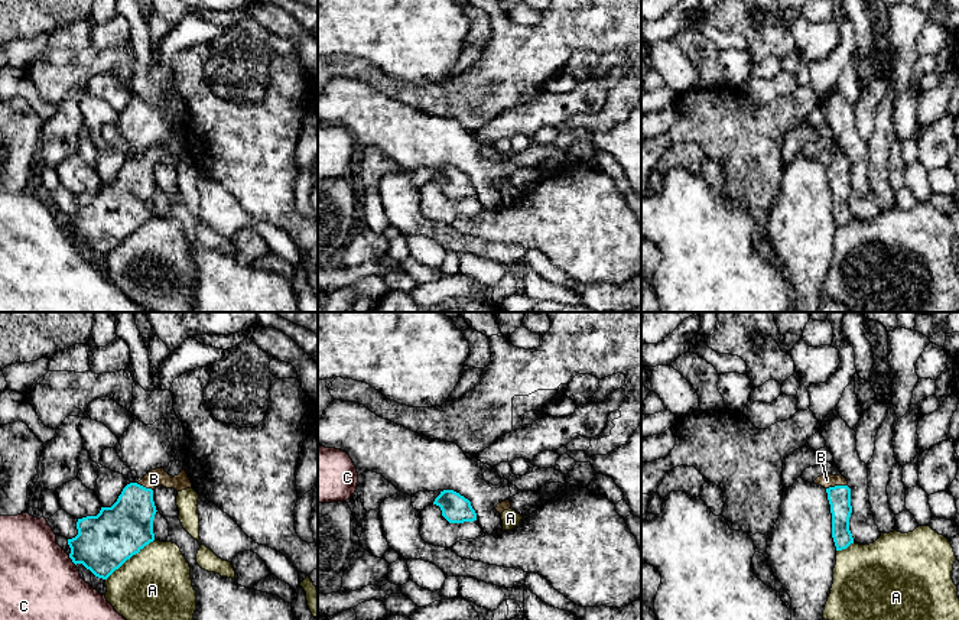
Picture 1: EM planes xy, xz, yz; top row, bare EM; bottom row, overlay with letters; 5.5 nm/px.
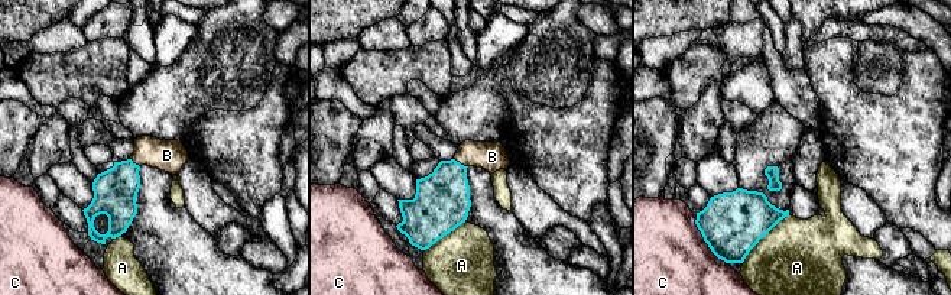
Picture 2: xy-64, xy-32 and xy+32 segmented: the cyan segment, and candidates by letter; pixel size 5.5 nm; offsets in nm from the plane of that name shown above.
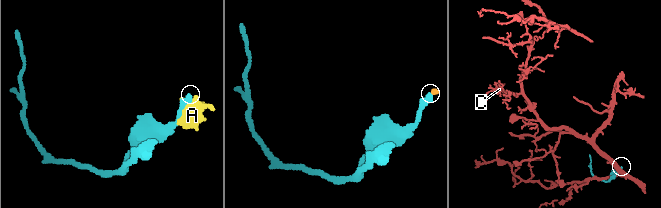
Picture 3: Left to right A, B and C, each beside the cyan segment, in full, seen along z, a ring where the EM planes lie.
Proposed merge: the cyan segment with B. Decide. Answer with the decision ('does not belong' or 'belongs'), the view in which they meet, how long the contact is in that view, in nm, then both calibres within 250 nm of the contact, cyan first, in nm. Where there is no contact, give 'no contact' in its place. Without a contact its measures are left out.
belongs | yz | 120 nm | 130/80 nm

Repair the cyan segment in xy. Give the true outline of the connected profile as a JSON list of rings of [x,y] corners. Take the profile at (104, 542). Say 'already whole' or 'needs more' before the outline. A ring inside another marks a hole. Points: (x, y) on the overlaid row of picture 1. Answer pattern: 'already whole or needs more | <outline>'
needs more | [[[165,468],[152,470],[139,483],[127,484],[111,507],[101,507],[97,516],[78,519],[78,535],[68,539],[72,562],[107,580],[153,542],[153,519],[157,512],[153,490],[159,486],[176,491],[192,488],[185,470],[172,477]]]

